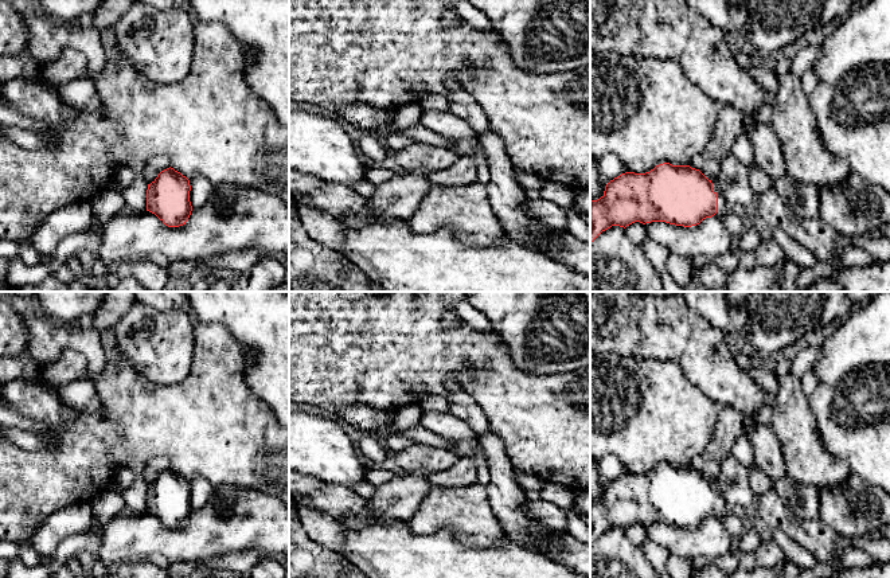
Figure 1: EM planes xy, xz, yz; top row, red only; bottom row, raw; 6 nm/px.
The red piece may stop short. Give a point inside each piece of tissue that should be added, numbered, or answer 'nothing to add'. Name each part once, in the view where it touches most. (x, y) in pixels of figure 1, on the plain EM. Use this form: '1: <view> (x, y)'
1: yz (723, 510)

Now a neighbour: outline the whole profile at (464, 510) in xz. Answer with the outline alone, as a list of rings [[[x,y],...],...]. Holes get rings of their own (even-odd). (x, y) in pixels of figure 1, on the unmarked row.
[[[484,485],[432,487],[407,522],[413,534],[425,535],[449,528],[464,544],[476,548],[496,546],[505,536]]]

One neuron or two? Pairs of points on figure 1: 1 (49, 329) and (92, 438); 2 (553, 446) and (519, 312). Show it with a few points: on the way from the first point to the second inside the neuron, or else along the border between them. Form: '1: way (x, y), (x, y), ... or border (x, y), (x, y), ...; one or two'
1: border (39, 366), (74, 350), (88, 370); two
2: border (508, 356), (516, 367), (534, 374), (566, 374); two

